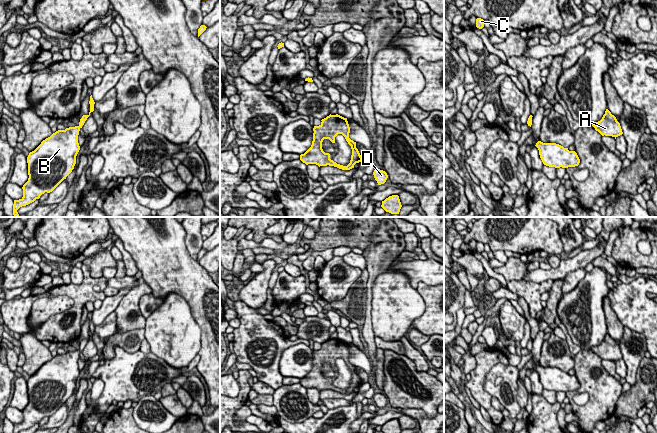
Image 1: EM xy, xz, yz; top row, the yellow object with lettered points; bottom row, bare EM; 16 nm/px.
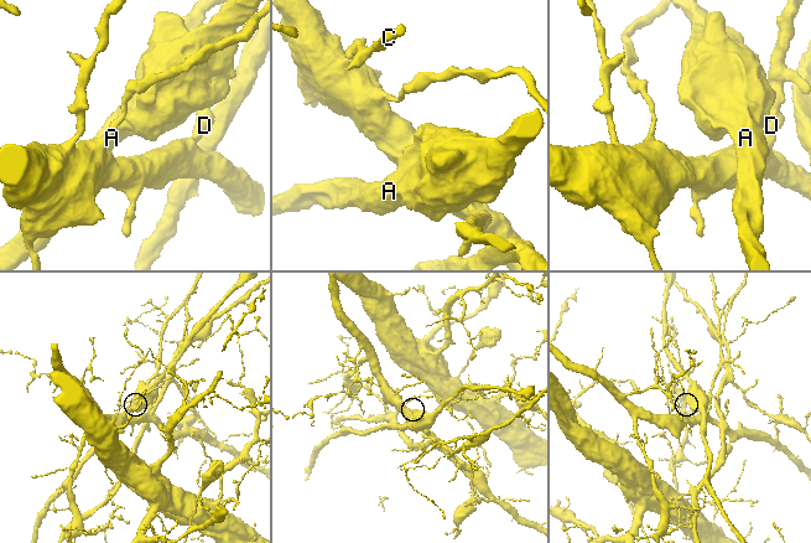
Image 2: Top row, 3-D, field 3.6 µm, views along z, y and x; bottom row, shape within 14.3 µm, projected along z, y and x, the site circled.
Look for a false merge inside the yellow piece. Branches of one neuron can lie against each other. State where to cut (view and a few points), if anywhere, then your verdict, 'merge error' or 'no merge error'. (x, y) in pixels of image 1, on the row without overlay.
cut xy (82, 340), (86, 342); merge error

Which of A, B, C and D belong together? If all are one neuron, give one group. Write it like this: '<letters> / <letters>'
A / B C D

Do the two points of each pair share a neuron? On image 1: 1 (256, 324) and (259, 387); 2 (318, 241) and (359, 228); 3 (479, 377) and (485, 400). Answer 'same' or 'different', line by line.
1: different
2: same
3: same

